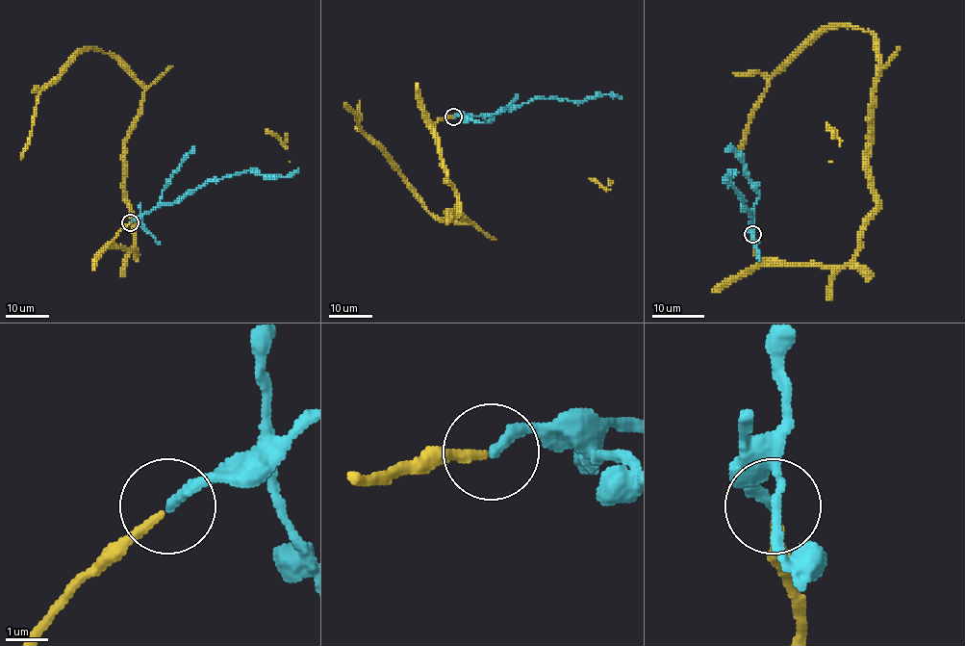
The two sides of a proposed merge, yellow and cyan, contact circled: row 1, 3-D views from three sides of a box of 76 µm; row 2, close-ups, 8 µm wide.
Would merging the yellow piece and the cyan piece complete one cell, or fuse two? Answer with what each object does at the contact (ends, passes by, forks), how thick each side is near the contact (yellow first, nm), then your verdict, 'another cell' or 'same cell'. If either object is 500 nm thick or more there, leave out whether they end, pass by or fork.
yellow ends; cyan ends; calibres 200 and 260 nm; same cell

